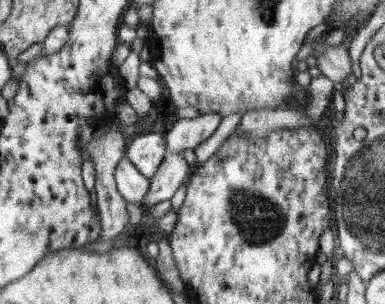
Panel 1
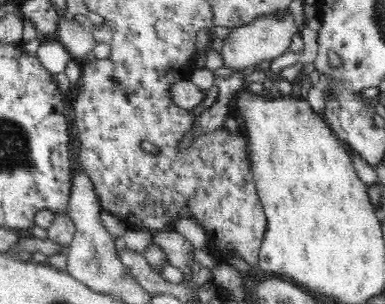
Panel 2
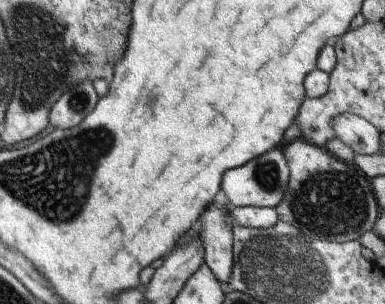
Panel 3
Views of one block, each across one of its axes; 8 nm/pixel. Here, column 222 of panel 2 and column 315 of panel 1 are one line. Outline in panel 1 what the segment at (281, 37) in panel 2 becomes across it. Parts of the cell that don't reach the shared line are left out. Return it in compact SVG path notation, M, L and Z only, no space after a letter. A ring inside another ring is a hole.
M321 42L313 48L313 56L321 76L329 78L333 84L345 84L345 78L351 74L351 62L345 46L325 46Z

